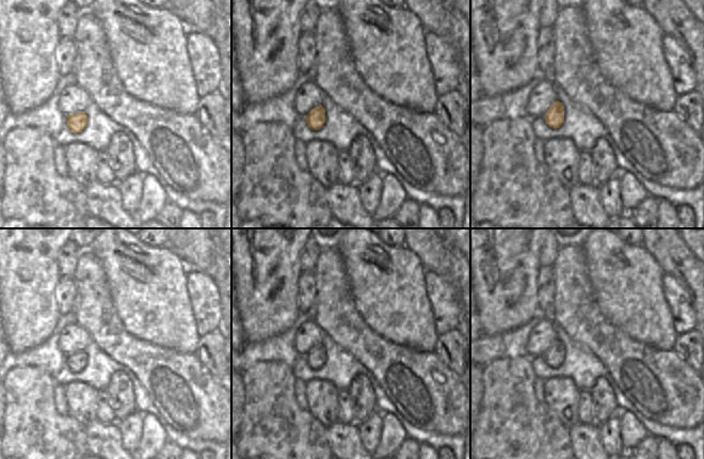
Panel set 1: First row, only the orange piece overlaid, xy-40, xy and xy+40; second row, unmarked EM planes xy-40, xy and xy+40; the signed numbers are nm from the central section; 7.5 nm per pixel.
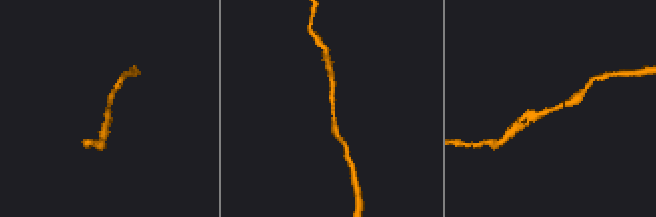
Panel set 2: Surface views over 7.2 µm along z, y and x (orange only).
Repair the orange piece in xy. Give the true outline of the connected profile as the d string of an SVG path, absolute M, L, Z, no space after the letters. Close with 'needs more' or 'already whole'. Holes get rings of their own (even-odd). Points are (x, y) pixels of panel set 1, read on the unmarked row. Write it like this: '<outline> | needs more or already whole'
M322 344L308 351L306 362L311 369L320 369L323 366L325 362L325 349Z | already whole

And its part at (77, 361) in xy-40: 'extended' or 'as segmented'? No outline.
as segmented

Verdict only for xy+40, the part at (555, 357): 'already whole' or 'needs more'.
already whole

